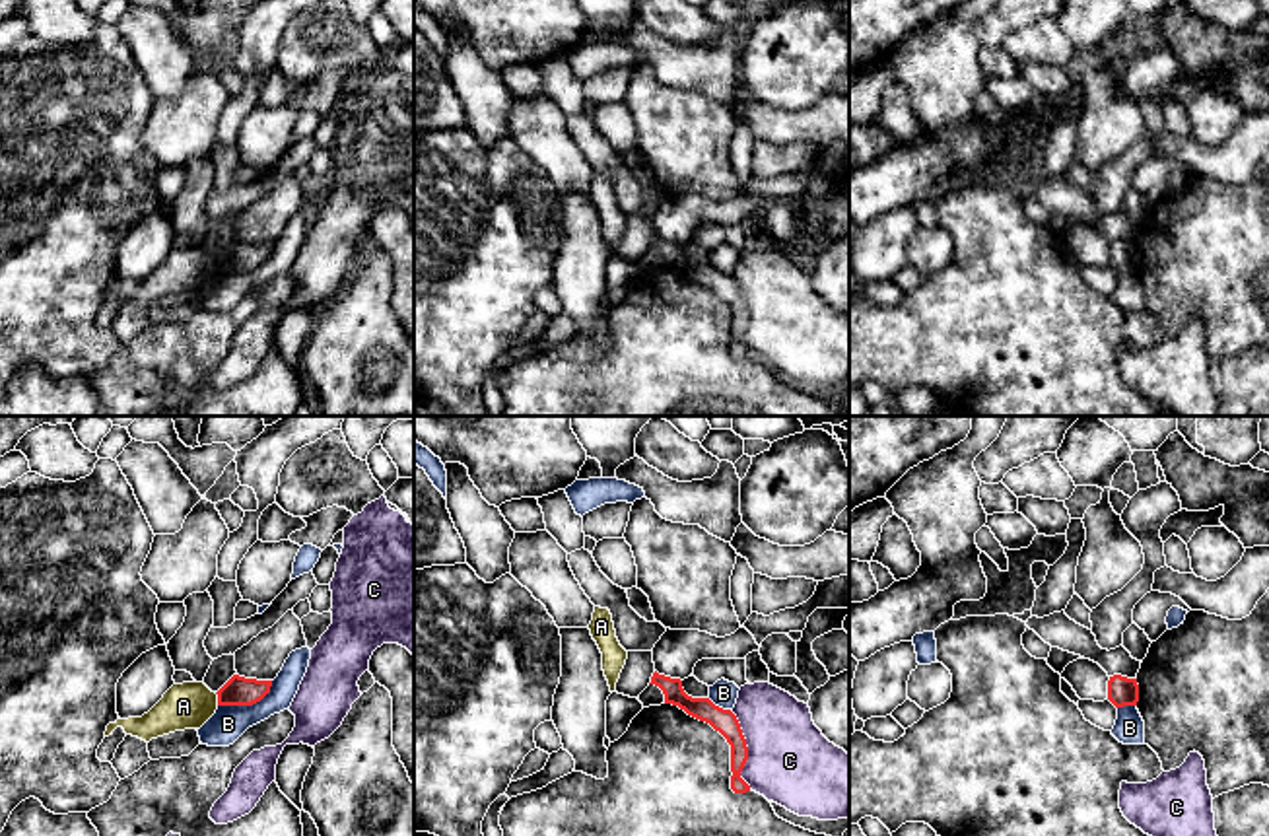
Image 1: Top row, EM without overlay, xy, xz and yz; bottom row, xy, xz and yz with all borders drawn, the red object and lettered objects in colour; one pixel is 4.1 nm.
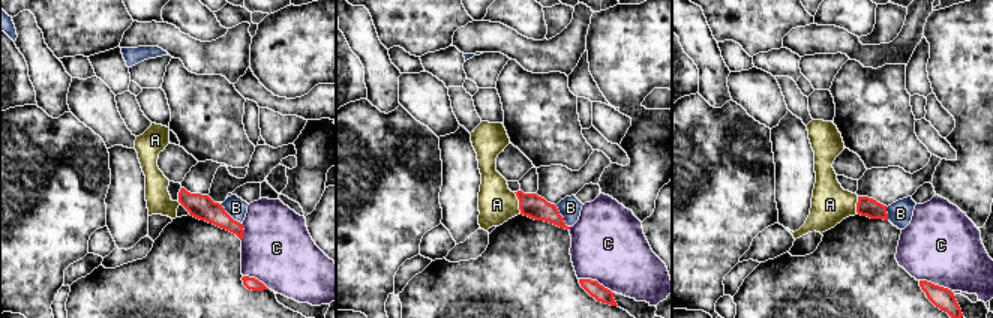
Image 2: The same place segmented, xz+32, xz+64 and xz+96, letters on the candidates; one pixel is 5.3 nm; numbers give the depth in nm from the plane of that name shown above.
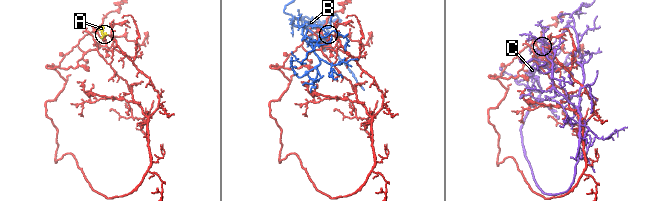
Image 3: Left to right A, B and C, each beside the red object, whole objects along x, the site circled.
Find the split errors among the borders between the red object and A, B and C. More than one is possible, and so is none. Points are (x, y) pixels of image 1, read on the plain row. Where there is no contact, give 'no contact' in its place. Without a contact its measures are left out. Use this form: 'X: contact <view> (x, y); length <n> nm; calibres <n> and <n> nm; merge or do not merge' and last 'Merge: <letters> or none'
A: contact xy (218, 263); length 60 nm; calibres 120 and 190 nm; do not merge
B: contact xy (247, 269); length 260 nm; calibres 120 and 150 nm; do not merge
C: contact xz (747, 315); length 340 nm; calibres 100 and 360 nm; do not merge
Merge: none

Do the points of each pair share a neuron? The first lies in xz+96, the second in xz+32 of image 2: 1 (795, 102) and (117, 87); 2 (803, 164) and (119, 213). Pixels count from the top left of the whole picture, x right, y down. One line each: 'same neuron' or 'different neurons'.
1: different neurons
2: same neuron

